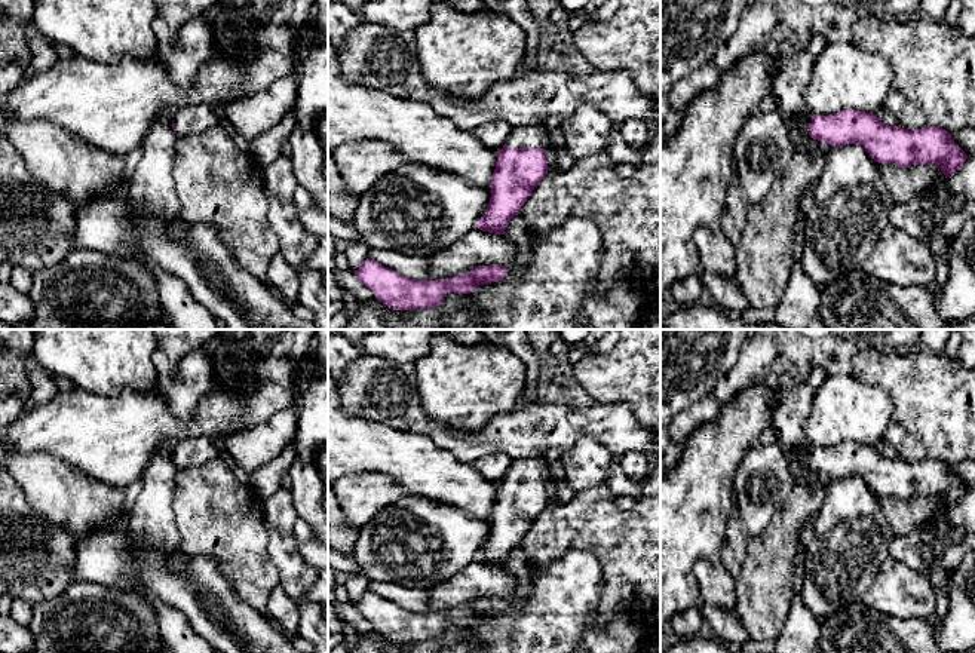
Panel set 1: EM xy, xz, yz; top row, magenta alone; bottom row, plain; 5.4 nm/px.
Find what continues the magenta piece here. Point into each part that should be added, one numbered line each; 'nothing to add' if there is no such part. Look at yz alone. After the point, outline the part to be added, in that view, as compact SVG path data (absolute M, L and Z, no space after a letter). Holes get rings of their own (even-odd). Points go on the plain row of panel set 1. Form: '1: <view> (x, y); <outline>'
1: yz (806, 450); M806 442L800 448L800 459L807 465L810 456L812 456L812 445Z

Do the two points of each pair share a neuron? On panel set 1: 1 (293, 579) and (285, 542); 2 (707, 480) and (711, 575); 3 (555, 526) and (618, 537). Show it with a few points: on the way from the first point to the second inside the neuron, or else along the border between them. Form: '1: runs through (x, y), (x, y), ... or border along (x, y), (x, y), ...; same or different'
1: runs through (293, 570), (285, 551); same
2: border along (720, 560), (701, 561), (696, 566), (699, 595); different
3: runs through (570, 526), (598, 526), (603, 530); same

